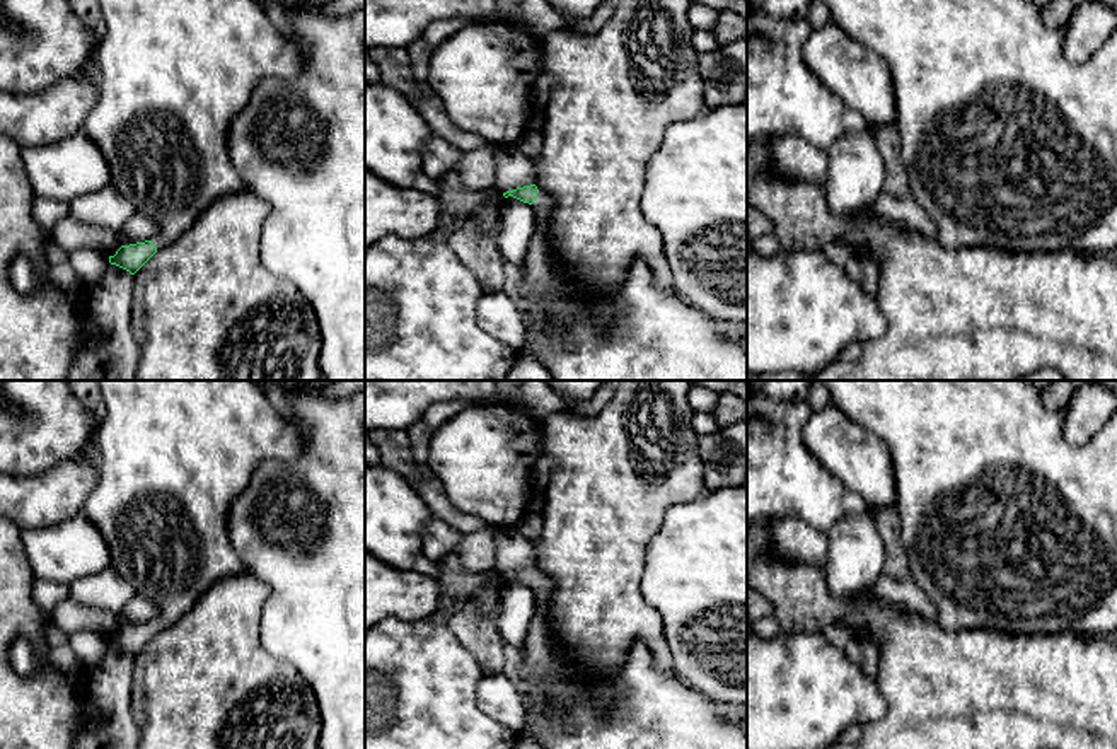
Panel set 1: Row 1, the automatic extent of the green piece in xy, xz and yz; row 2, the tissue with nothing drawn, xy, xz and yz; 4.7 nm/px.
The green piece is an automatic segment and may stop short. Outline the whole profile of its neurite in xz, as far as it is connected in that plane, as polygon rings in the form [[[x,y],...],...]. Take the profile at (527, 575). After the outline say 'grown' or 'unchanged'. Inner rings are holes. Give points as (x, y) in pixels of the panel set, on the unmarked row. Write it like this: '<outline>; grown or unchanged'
[[[535,566],[503,575],[534,589],[535,614],[520,652],[517,676],[527,703],[522,735],[542,749],[747,749],[745,718],[655,667],[651,650],[636,642],[616,676],[583,676],[553,635],[547,609],[553,580]]]; grown

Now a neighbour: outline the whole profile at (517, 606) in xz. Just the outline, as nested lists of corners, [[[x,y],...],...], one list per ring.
[[[513,578],[505,580],[498,604],[498,630],[505,642],[513,645],[518,653],[524,648],[527,630],[535,614],[534,589]]]

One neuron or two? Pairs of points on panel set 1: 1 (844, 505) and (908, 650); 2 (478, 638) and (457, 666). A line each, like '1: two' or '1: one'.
1: two
2: two

